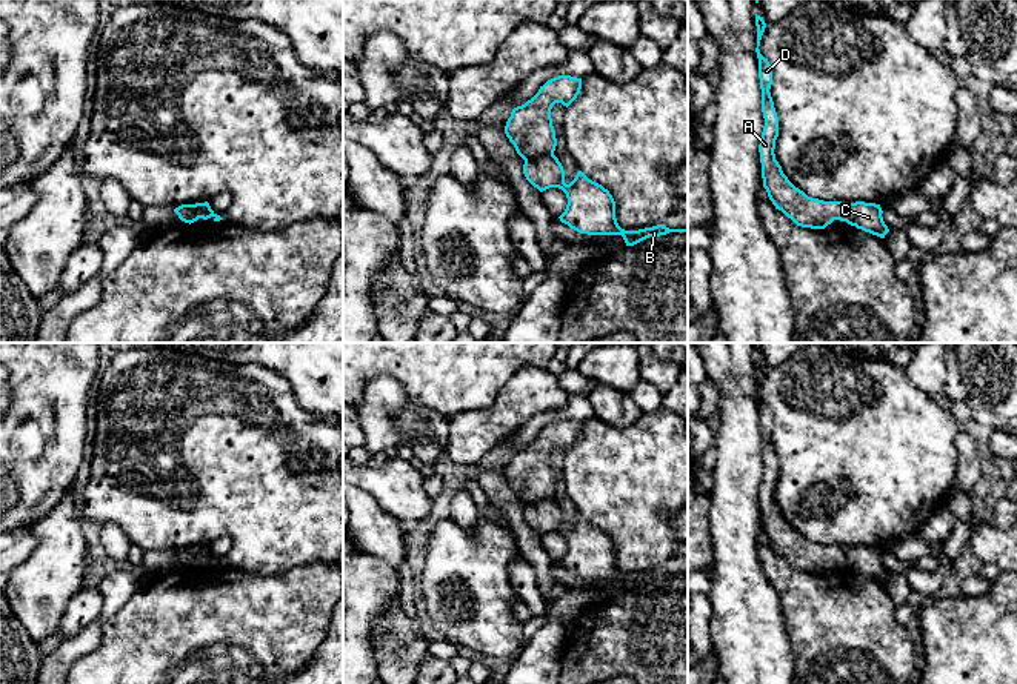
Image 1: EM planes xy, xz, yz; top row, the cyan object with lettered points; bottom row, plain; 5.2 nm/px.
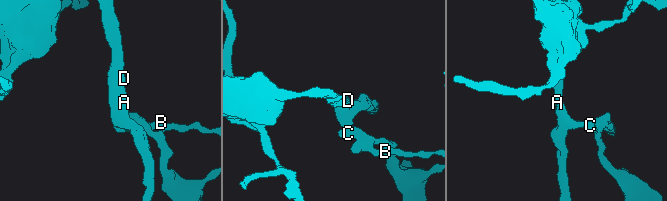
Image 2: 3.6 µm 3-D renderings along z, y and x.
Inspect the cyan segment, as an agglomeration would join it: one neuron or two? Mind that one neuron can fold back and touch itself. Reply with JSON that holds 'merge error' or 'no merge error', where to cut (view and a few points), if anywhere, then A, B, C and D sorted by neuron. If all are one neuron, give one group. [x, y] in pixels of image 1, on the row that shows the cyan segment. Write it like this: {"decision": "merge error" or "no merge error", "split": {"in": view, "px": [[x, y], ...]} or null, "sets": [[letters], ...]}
{"decision": "merge error", "split": {"in": "xz", "px": [[553, 152], [525, 160]]}, "sets": [["A", "D"], ["B", "C"]]}

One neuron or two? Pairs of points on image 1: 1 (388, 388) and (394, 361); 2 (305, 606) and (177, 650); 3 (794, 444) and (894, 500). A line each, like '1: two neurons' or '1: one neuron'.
1: two neurons
2: one neuron
3: one neuron

